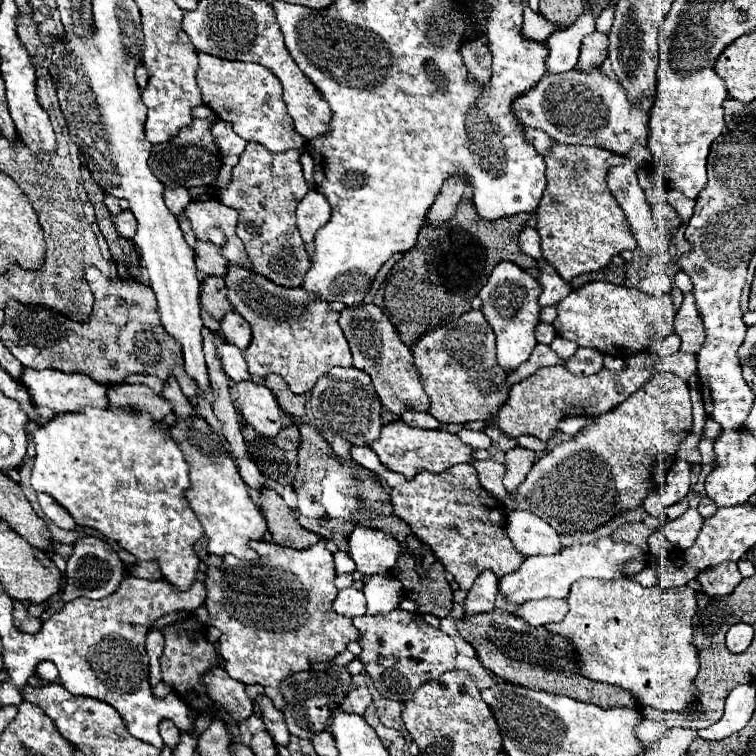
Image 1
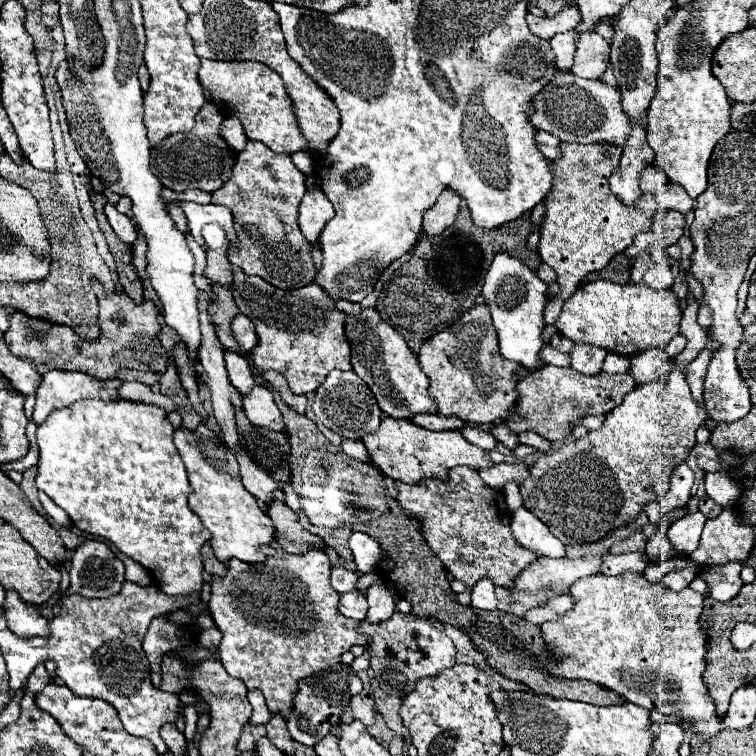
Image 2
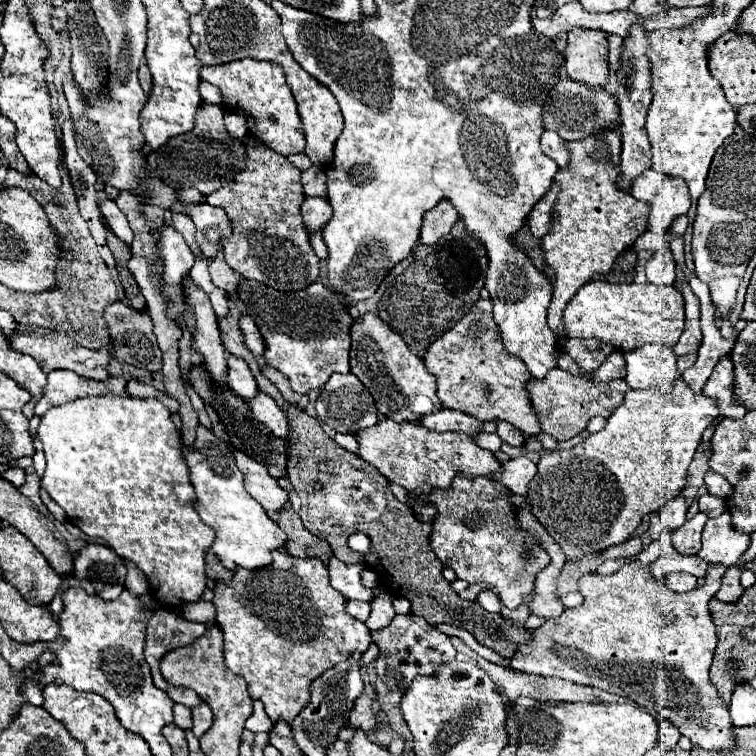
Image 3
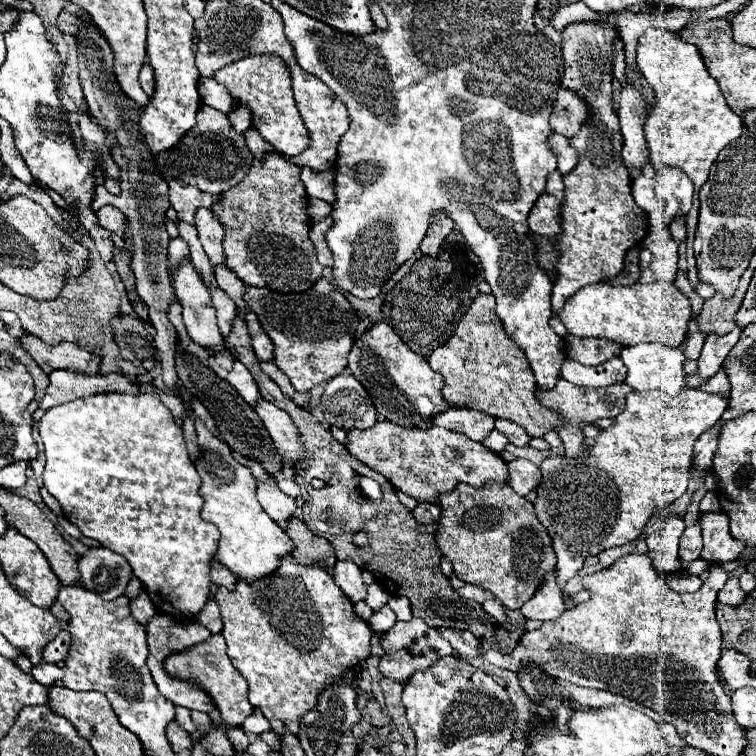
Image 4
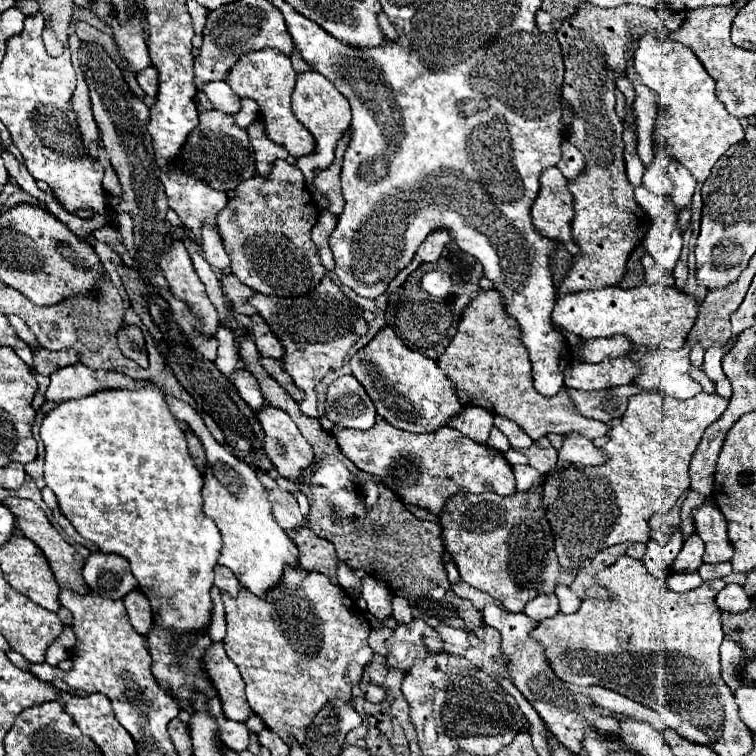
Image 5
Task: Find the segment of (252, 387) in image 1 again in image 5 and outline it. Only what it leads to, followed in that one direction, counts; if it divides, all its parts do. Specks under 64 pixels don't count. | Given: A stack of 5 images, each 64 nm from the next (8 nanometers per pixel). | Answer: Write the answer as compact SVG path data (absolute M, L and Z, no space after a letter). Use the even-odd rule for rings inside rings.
M266 404L258 412L258 418L266 434L266 456L276 464L280 476L288 480L298 480L308 464L312 464L314 460L310 444L304 440L294 420L280 408Z

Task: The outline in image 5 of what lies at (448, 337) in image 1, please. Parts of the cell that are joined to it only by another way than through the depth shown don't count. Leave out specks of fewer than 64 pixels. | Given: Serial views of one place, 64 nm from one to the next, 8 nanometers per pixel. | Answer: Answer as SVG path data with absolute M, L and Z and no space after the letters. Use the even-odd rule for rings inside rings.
M480 290L480 294L466 306L464 320L460 320L460 330L452 338L450 346L436 358L436 366L448 374L450 380L454 380L456 396L464 406L480 406L492 414L510 418L524 428L532 440L538 440L548 432L564 436L572 430L595 440L608 432L604 422L580 416L572 408L566 392L558 392L552 398L536 392L528 352L520 342L518 324L502 310L502 298L496 290Z

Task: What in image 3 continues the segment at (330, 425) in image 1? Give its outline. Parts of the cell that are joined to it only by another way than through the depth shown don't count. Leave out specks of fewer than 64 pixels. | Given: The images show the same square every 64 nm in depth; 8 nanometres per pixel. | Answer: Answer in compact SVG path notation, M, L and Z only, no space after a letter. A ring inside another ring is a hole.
M334 372L328 378L328 382L322 386L320 396L316 400L316 416L342 434L356 434L378 422L378 410L374 406L370 392L364 388L364 384L352 372L348 372L348 374Z

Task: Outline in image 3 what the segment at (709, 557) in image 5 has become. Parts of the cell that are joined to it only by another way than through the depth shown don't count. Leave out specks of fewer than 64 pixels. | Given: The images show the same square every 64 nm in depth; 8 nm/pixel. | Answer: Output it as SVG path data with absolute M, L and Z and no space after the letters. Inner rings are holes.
M728 512L718 518L710 518L702 530L702 548L698 558L704 562L716 562L724 566L738 564L750 546L750 536L732 528L732 516Z

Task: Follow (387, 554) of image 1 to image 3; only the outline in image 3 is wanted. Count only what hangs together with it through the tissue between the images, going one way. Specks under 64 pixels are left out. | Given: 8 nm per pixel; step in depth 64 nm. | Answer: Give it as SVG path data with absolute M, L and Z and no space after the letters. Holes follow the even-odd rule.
M352 534L352 536L348 538L348 544L350 544L350 548L352 548L354 552L358 552L360 556L364 556L364 552L370 550L370 538L368 538L366 534Z

